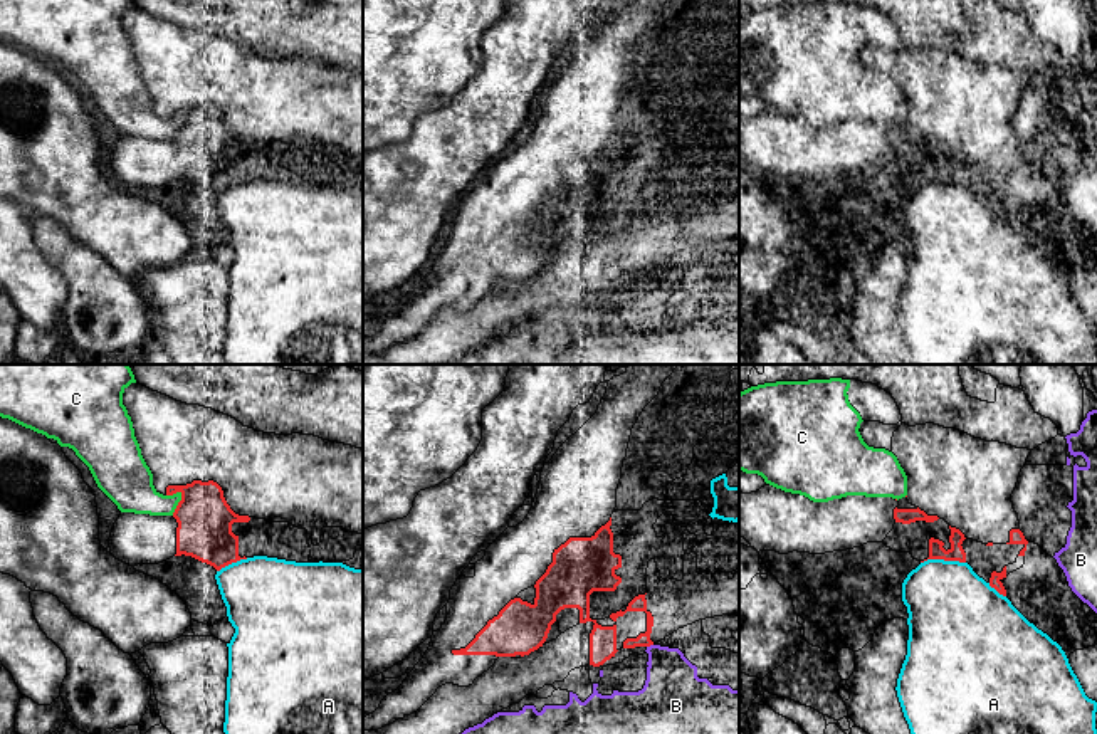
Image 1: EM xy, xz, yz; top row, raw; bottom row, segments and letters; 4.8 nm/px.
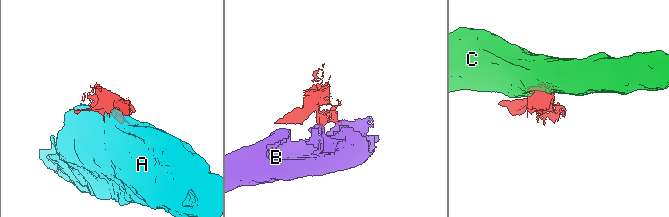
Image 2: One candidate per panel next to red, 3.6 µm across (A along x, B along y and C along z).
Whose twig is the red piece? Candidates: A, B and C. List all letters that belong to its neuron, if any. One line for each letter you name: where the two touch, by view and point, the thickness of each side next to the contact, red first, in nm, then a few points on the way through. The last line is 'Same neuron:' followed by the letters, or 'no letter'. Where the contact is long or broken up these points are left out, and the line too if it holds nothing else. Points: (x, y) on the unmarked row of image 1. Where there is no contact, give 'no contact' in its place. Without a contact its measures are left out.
Same neuron: no letter

